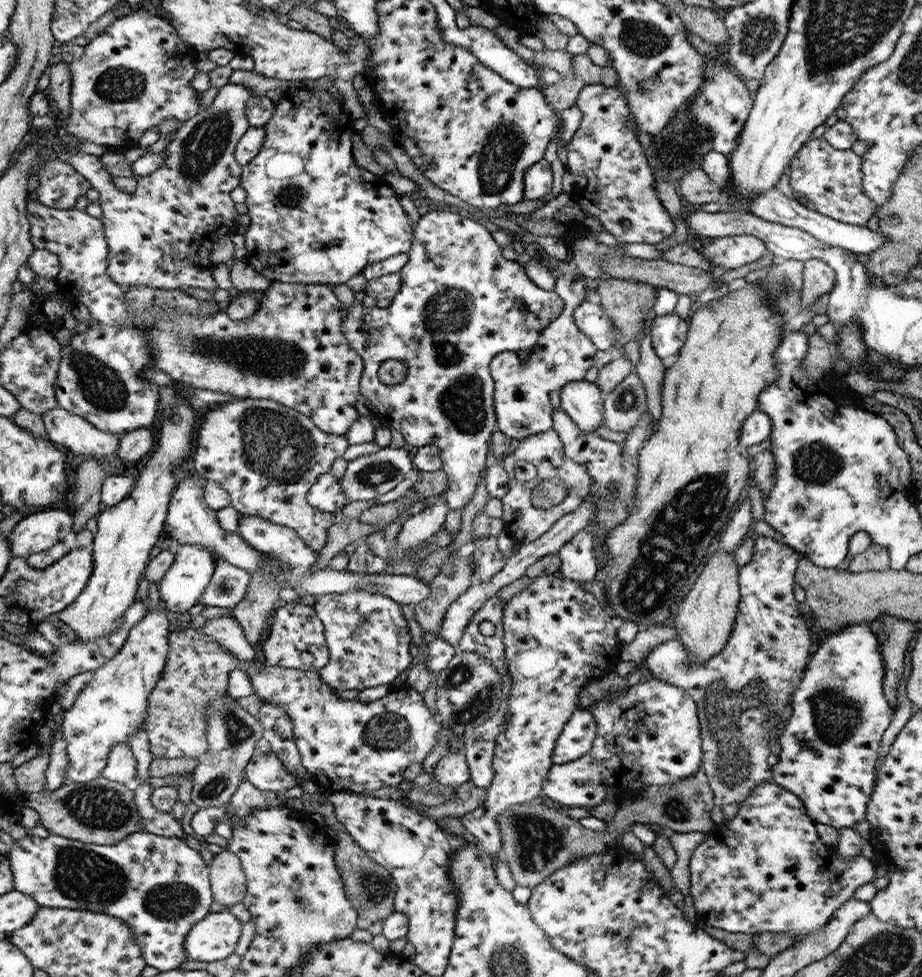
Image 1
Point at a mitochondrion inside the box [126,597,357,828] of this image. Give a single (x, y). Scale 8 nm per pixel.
(235, 732)

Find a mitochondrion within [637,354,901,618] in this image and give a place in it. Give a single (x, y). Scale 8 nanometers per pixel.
(818, 463)

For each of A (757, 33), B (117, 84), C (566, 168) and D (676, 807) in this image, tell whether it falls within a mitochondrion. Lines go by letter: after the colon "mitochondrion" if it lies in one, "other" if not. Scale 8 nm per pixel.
A: mitochondrion
B: mitochondrion
C: other
D: mitochondrion

